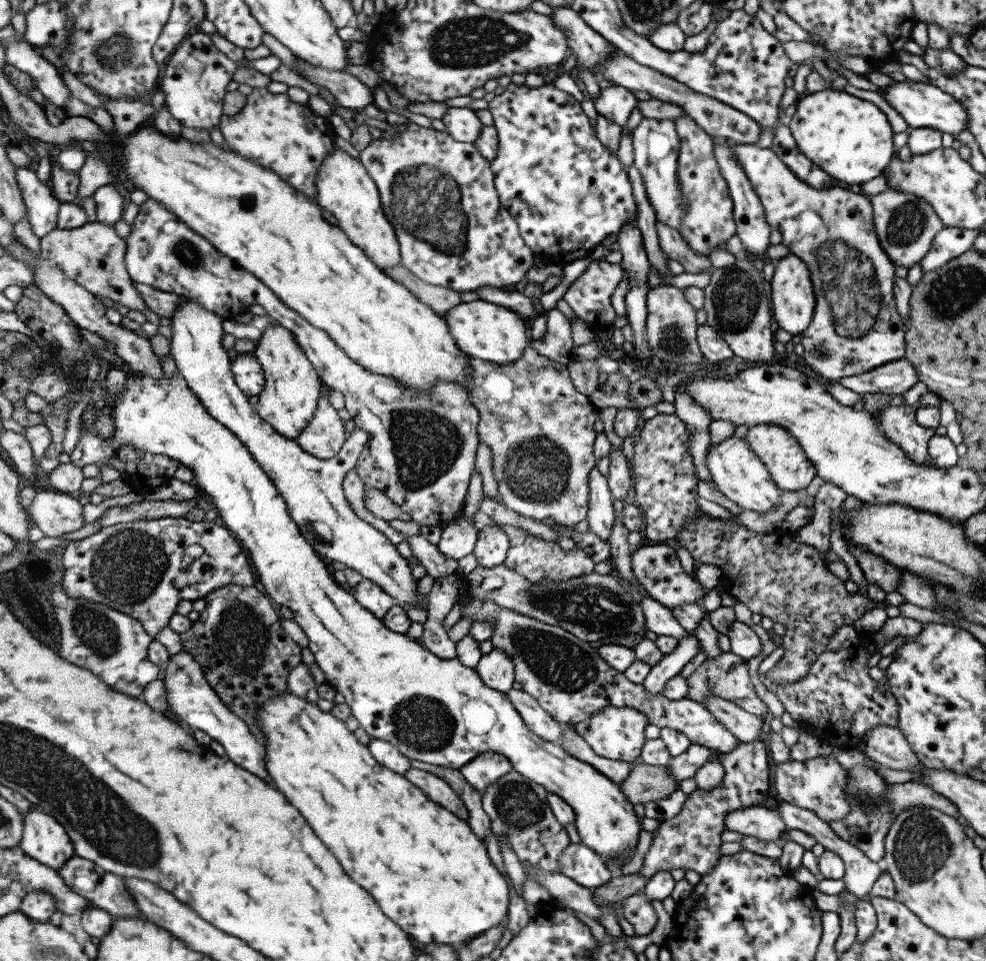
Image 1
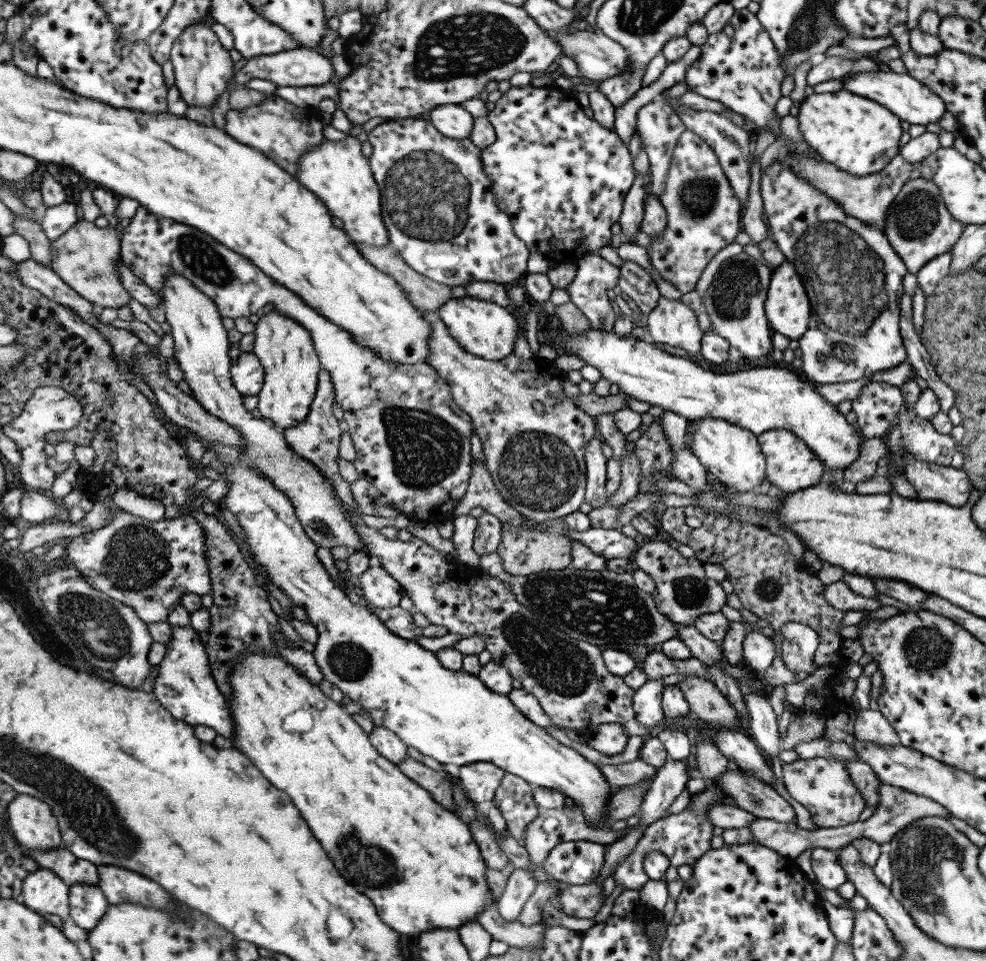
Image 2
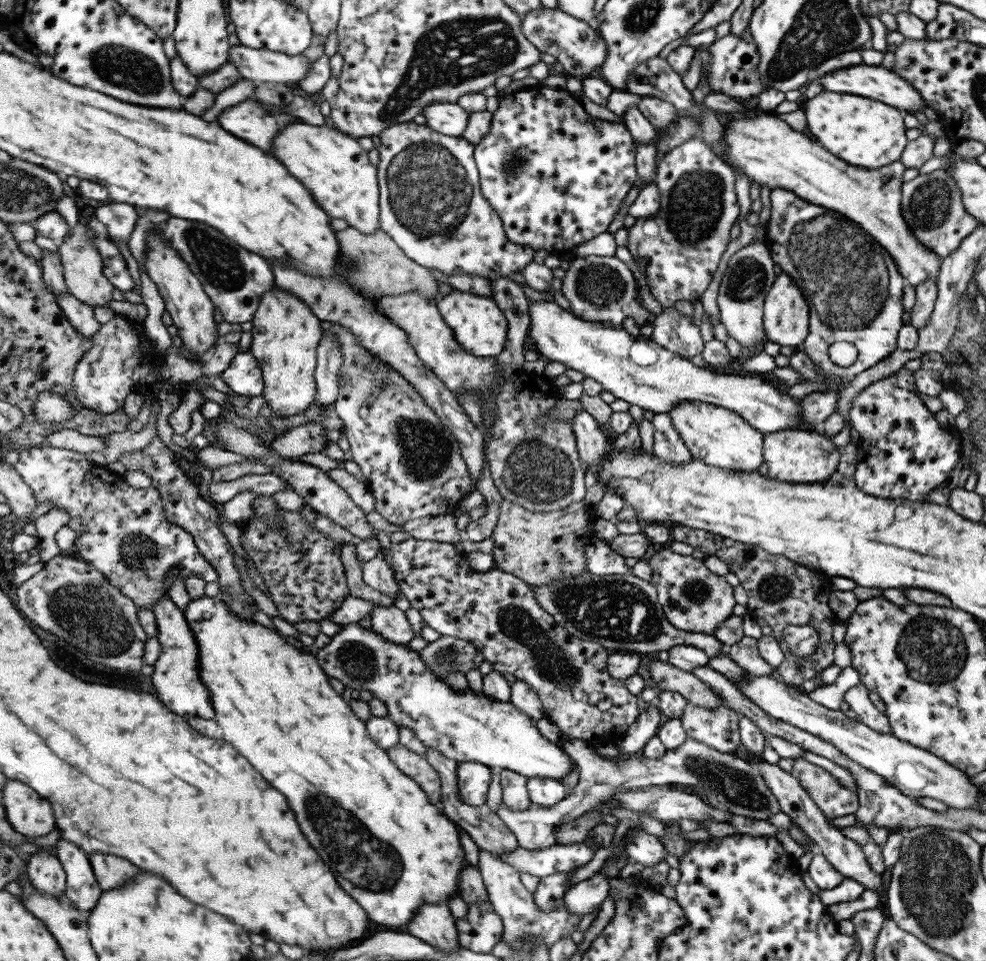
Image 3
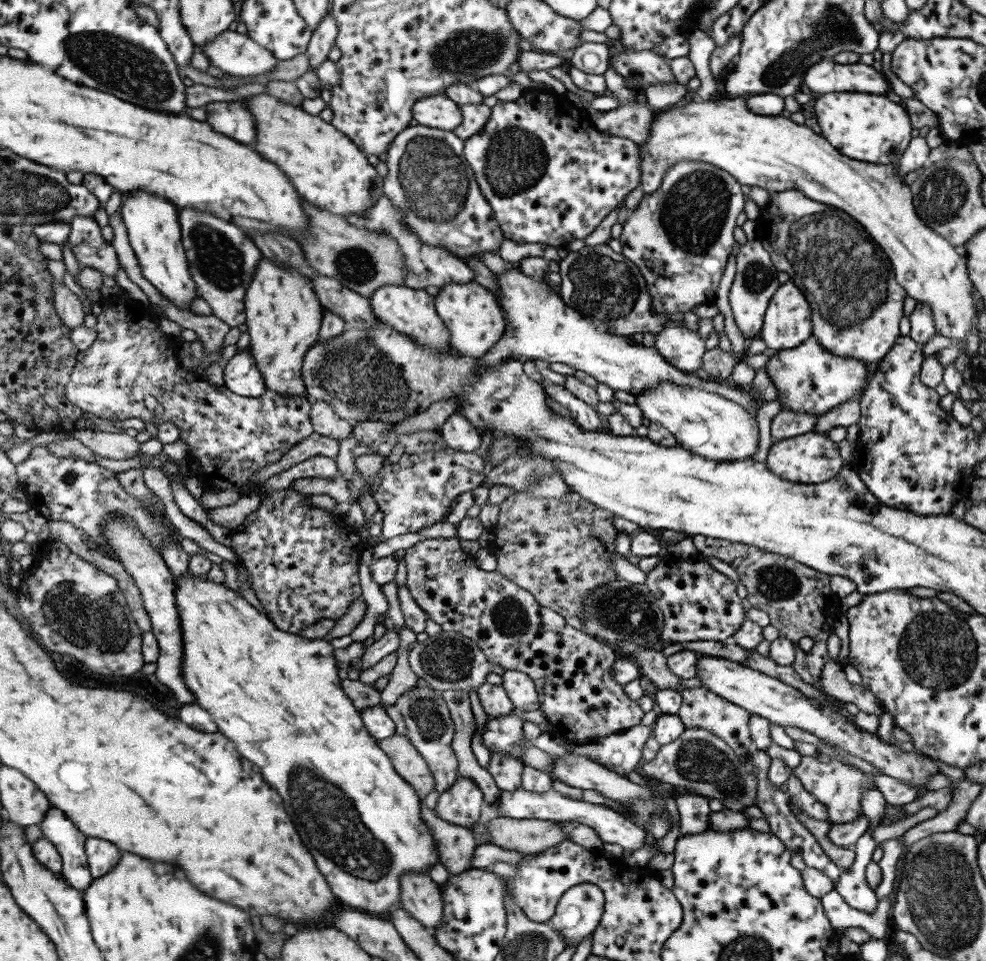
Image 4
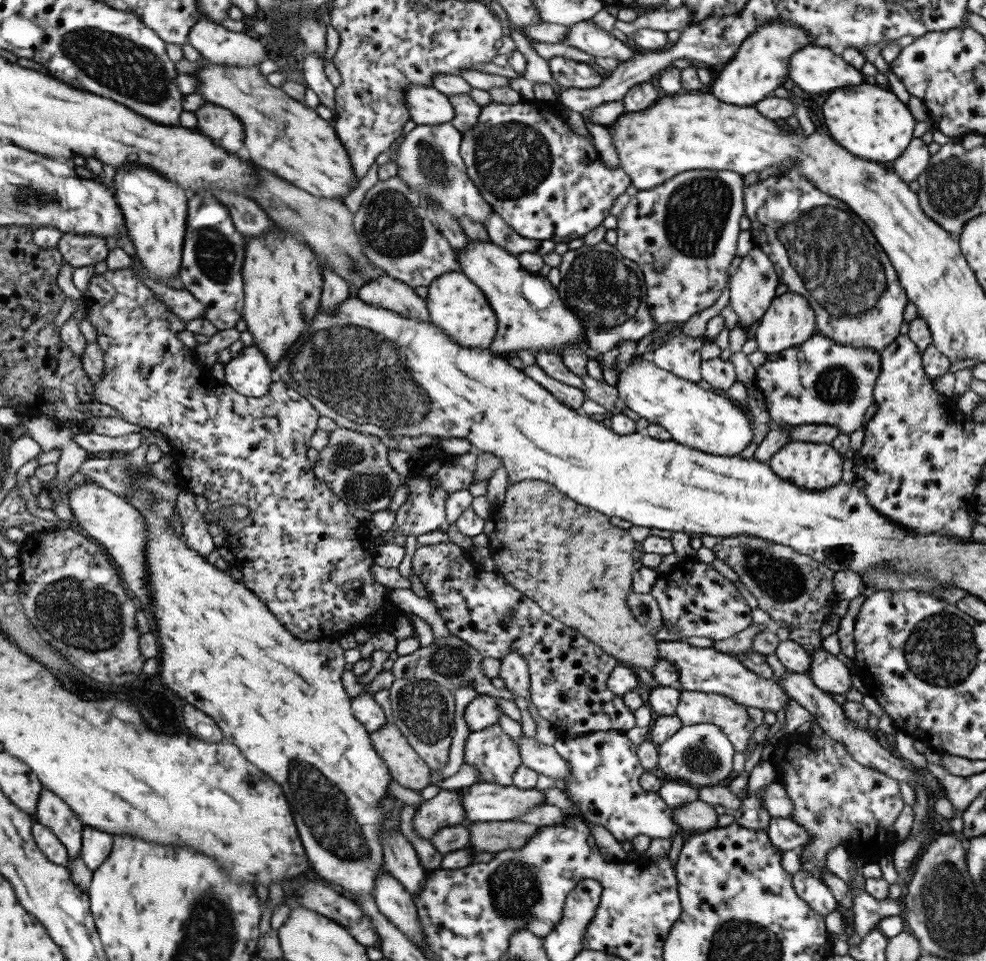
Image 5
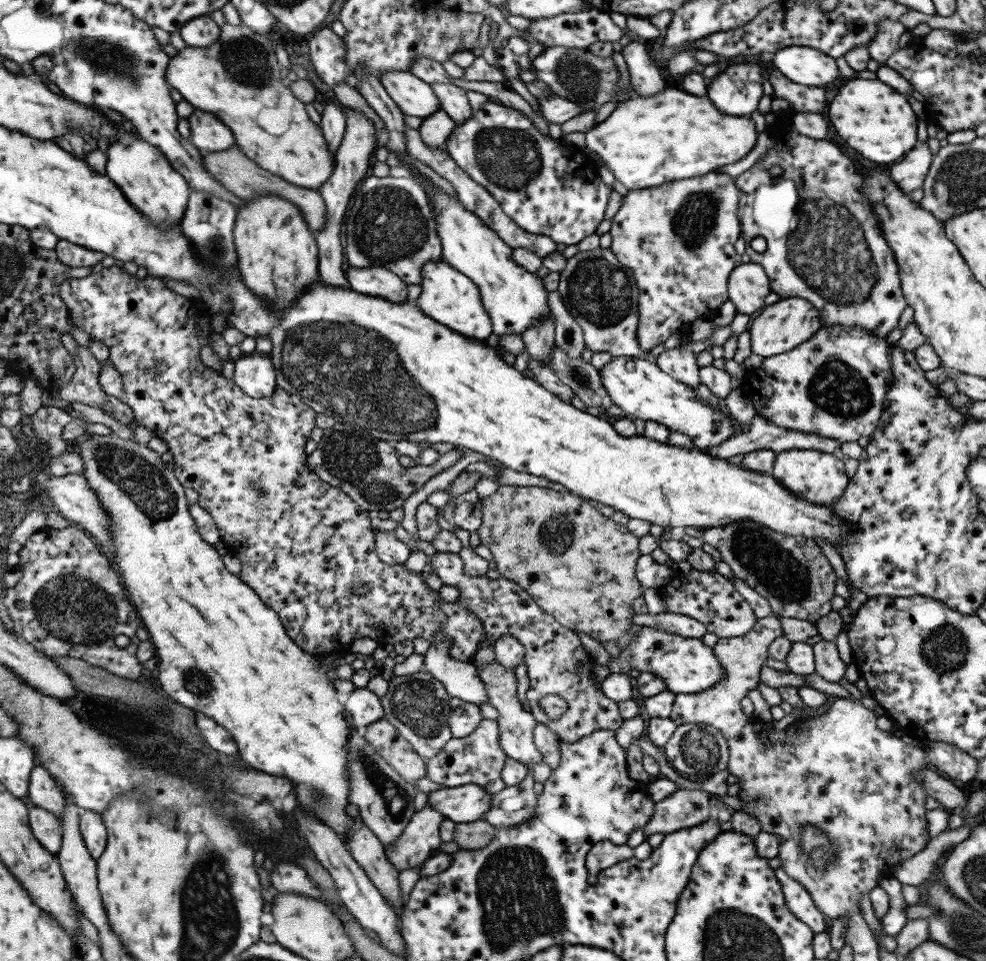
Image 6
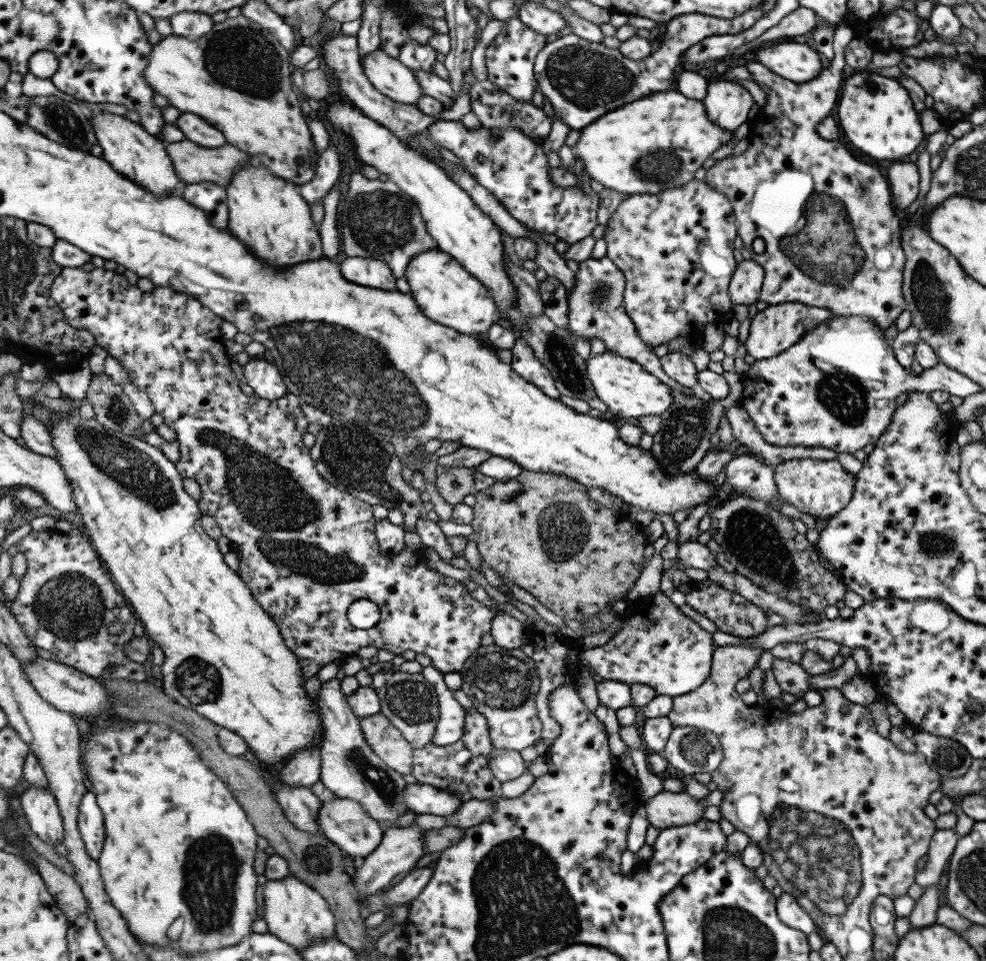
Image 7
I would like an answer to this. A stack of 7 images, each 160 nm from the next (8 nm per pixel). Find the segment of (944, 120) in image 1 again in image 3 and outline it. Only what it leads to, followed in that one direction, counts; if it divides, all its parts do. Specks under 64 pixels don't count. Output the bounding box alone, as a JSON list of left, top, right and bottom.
[817,62,924,114]

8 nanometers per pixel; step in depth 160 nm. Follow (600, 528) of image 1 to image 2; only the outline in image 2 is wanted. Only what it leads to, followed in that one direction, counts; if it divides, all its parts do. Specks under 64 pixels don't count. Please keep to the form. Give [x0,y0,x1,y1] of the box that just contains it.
[584,436,606,509]

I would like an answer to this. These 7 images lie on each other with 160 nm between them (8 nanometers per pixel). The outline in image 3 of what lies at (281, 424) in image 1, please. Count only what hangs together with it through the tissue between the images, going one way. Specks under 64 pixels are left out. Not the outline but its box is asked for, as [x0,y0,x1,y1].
[249,287,325,416]

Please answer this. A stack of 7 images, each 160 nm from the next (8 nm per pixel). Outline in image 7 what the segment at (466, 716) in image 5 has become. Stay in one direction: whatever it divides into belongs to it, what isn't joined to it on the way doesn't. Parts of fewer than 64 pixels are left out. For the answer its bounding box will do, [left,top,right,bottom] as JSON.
[422,664,464,747]

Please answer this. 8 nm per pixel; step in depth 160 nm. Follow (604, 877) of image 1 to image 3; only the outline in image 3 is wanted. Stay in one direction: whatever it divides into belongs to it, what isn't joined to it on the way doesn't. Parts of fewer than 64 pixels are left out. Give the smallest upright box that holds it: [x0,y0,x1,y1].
[498,842,593,877]

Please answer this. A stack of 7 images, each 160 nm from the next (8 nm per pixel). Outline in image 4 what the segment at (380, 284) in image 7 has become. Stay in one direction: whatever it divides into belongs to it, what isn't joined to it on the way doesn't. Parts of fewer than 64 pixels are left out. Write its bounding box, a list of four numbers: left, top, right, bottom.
[370,286,450,351]

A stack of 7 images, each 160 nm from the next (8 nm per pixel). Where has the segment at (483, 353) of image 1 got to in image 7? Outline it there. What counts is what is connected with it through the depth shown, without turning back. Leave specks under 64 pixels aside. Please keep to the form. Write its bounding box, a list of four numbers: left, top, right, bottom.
[405,249,498,336]

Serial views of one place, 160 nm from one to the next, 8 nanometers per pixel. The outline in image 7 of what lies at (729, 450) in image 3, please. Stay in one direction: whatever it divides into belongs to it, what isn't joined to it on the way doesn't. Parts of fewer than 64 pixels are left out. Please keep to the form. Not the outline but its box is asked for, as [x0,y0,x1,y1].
[584,350,672,419]

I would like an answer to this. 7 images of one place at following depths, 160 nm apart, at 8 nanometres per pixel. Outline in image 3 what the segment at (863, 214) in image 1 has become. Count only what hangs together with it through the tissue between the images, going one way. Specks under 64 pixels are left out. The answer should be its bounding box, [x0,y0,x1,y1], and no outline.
[763,187,905,383]

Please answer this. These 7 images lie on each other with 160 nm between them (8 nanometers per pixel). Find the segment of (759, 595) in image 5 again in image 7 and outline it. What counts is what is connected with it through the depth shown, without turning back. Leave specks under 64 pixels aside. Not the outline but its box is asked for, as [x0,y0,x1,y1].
[709,496,844,614]

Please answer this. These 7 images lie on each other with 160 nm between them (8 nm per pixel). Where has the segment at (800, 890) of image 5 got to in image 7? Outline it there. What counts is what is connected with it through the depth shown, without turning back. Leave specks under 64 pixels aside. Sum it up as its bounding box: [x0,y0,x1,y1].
[775,892,817,935]

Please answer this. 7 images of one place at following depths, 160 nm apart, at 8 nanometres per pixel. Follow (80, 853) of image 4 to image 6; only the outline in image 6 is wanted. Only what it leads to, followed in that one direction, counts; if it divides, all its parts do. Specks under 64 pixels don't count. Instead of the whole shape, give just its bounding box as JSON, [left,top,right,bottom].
[29,765,68,817]

